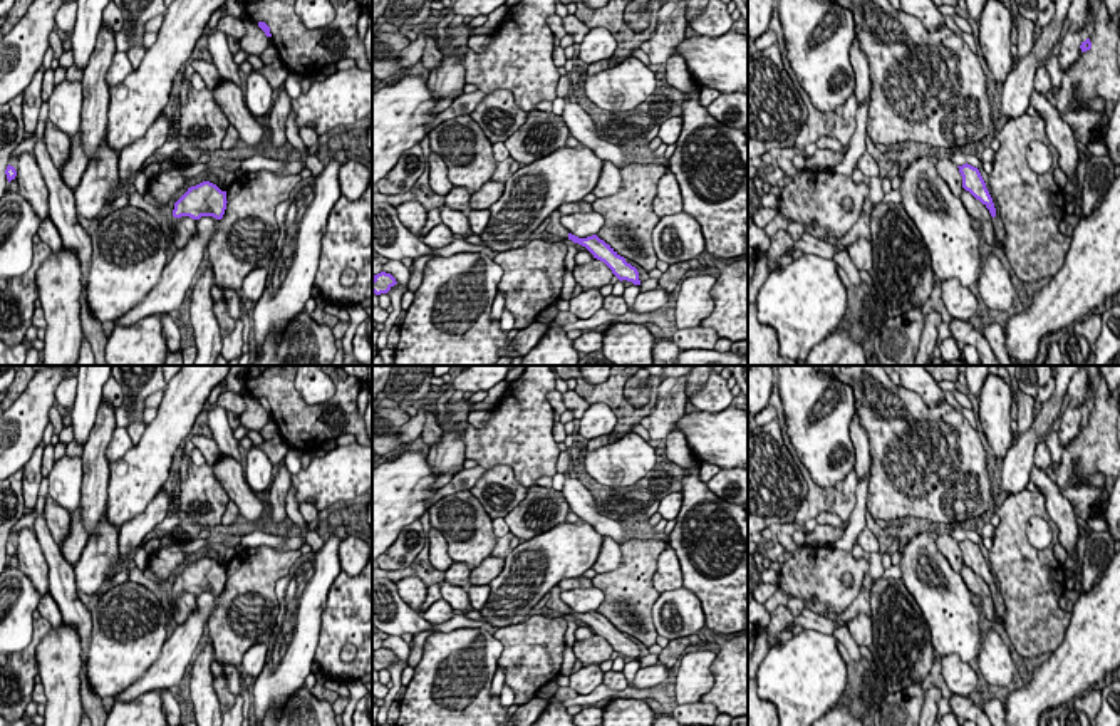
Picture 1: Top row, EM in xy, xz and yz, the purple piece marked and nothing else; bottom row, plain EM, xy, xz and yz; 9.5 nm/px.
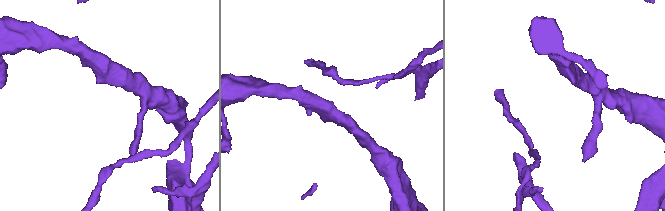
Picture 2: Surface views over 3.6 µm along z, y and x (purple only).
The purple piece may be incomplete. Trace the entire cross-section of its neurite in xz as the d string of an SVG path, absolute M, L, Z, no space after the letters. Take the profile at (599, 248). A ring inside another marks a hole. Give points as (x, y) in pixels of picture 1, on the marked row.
M568 233L568 240L585 246L594 255L594 258L604 262L620 282L627 280L634 285L640 285L637 268L627 263L624 257L620 257L610 245L607 245L597 235L578 238Z

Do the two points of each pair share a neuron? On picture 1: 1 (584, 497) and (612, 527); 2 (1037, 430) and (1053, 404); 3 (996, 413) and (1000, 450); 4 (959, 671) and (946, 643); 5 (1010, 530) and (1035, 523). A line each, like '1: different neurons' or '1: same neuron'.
1: same neuron
2: same neuron
3: same neuron
4: different neurons
5: different neurons

